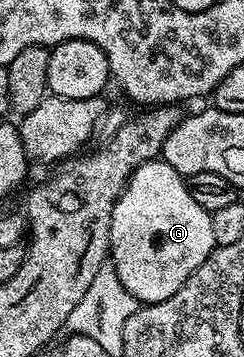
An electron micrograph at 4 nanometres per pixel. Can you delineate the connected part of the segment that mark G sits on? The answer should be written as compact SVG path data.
M160 157L141 163L130 175L126 188L112 209L110 253L120 284L139 304L159 303L213 253L212 214L188 193L186 179Z

